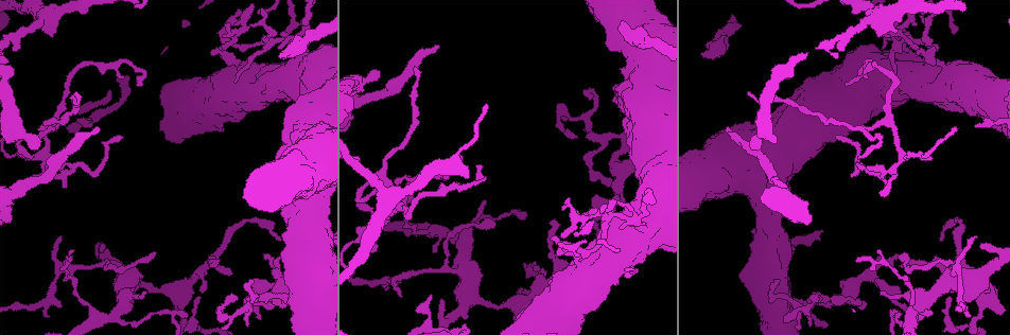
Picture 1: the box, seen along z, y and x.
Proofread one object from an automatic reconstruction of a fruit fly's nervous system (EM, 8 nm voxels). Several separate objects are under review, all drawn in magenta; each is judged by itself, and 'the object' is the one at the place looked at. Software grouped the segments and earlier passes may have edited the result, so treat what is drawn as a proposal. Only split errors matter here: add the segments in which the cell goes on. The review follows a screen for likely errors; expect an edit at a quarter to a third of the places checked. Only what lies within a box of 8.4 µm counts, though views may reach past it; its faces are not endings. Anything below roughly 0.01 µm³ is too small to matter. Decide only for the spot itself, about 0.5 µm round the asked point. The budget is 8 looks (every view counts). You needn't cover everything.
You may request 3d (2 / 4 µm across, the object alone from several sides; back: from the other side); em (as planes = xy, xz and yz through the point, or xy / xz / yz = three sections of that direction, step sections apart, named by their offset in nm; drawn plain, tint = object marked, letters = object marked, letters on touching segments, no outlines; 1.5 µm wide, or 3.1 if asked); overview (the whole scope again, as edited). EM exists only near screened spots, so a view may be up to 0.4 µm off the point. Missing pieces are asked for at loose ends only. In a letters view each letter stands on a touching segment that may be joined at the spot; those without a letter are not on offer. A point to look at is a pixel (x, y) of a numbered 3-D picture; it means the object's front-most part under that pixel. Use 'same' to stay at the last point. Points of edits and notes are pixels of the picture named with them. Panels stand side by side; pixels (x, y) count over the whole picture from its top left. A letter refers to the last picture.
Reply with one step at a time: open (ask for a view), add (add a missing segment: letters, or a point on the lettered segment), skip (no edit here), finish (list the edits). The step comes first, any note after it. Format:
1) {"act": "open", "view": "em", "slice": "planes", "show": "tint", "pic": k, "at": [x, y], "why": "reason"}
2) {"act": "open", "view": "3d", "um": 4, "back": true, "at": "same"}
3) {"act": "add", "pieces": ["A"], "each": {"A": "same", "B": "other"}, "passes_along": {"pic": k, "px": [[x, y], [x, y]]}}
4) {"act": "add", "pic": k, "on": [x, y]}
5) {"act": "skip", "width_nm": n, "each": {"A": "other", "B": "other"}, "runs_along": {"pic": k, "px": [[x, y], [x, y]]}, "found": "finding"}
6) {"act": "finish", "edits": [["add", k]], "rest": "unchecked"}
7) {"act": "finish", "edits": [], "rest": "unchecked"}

{"act": "open", "view": "3d", "um": 4, "pic": 1, "at": [442, 301], "why": "an open end"}

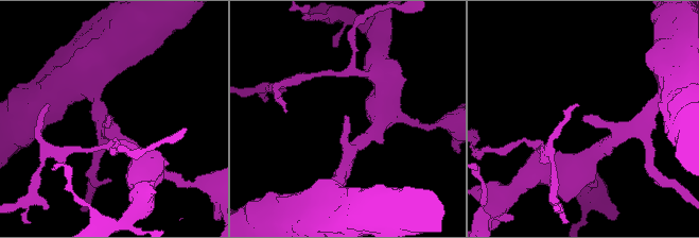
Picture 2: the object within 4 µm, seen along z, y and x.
{"act": "open", "view": "em", "slice": "planes", "show": "letters", "pic": 2, "at": [109, 116]}

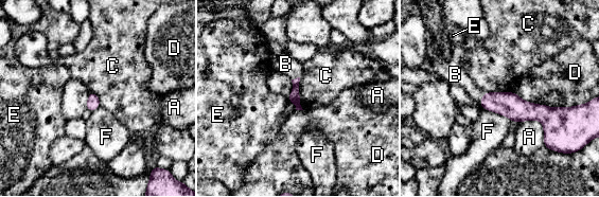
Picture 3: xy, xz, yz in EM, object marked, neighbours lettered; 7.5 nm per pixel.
{"act": "add", "pieces": ["B"], "longest_contact_nm": ["F", 300], "each": {"A": "other", "B": "same", "C": "other", "D": "other", "E": "other", "F": "other"}, "passes_along": {"pic": 3, "px": [[508, 104], [481, 99], [457, 76]]}, "found": "it goes on there"}

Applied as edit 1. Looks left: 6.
{"act": "open", "view": "overview"}

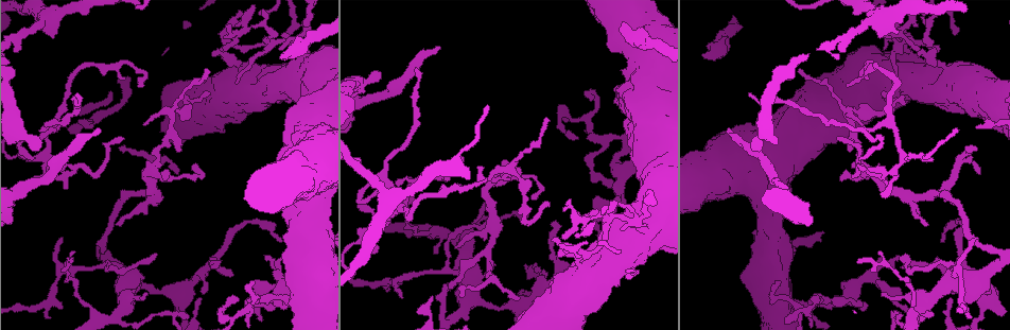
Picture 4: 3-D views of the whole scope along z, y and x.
{"act": "open", "view": "em", "slice": "xz", "step": 8, "show": "tint", "pic": 4, "at": [517, 299], "why": "tapers out"}

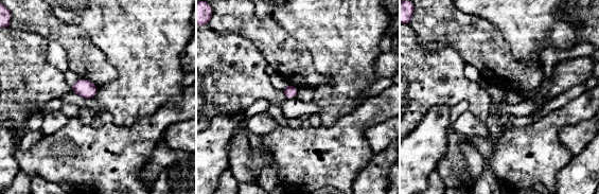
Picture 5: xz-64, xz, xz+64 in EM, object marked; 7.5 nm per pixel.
{"act": "open", "view": "em", "slice": "planes", "show": "letters", "at": "same"}

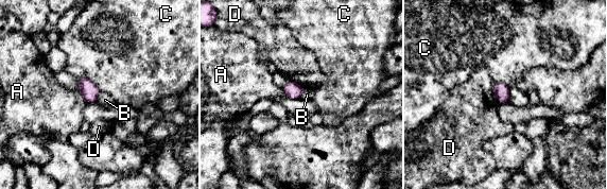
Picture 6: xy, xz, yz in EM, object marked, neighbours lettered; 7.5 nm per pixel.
{"act": "skip", "longest_contact_nm": ["D", 170], "each": {"A": "other", "B": "other", "C": "other", "D": "other"}, "border": {"pic": 6, "px": [[101, 91], [96, 101]]}, "found": "none of them fits"}

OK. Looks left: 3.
{"act": "open", "view": "em", "slice": "planes", "show": "letters", "pic": 4, "at": [99, 130], "why": "branch stops here"}

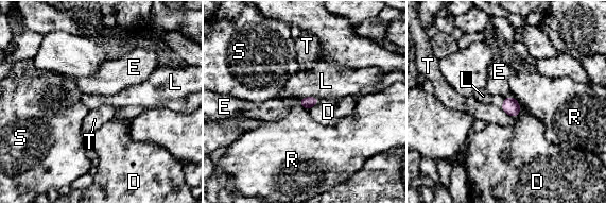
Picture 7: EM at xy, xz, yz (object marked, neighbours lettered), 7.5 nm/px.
{"act": "add", "pieces": ["L"], "each": {"D": "other", "E": "other", "L": "same", "R": "other", "S": "other", "T": "other"}, "passes_along": {"pic": 7, "px": [[308, 102], [310, 97], [326, 81]]}, "found": "the cell continues"}

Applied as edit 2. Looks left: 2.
{"act": "finish", "edits": [["add", 3], ["add", 7]], "rest": "unchecked"}

